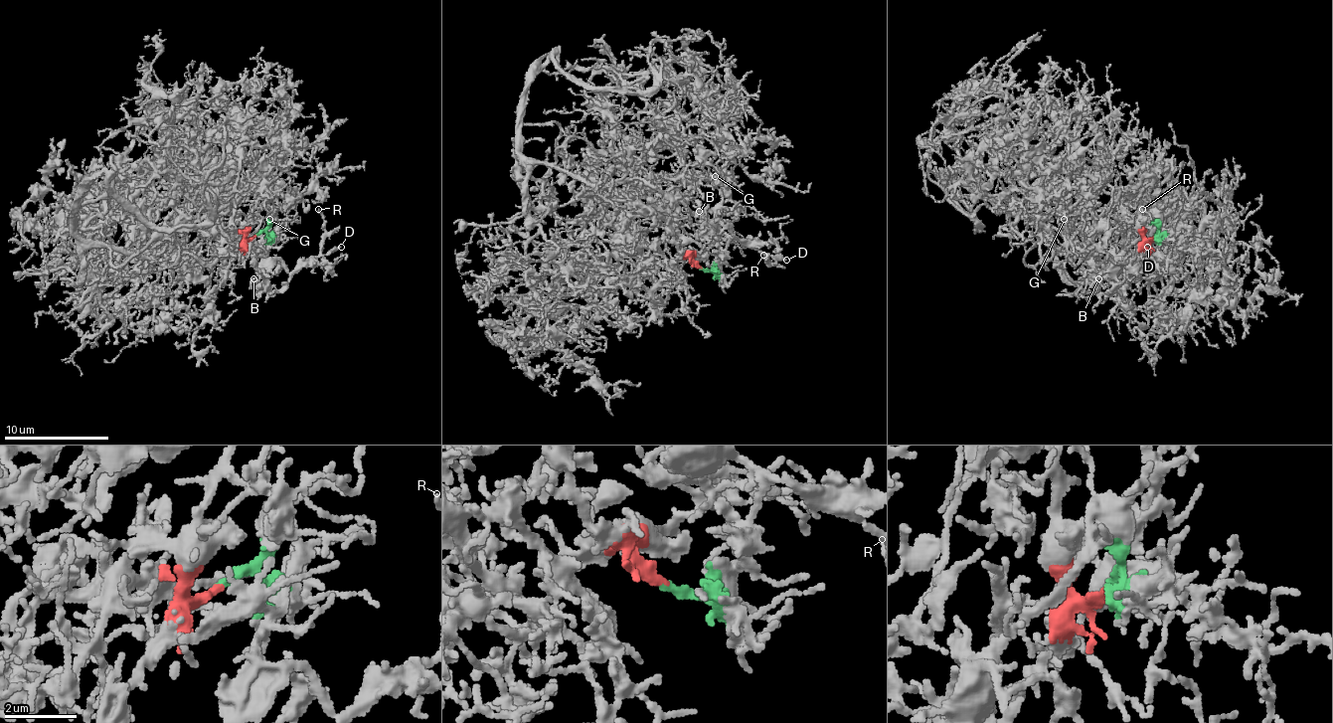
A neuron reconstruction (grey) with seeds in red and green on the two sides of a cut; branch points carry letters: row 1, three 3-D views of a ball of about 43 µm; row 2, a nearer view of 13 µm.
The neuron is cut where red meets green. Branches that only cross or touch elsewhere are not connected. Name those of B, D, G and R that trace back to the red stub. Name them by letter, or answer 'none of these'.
G

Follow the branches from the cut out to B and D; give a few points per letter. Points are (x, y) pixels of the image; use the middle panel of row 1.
B: (700, 268), (711, 270), (721, 260), (713, 231), (695, 217), (700, 212)
D: (700, 268), (711, 270), (721, 260), (713, 233), (724, 231), (786, 260)

